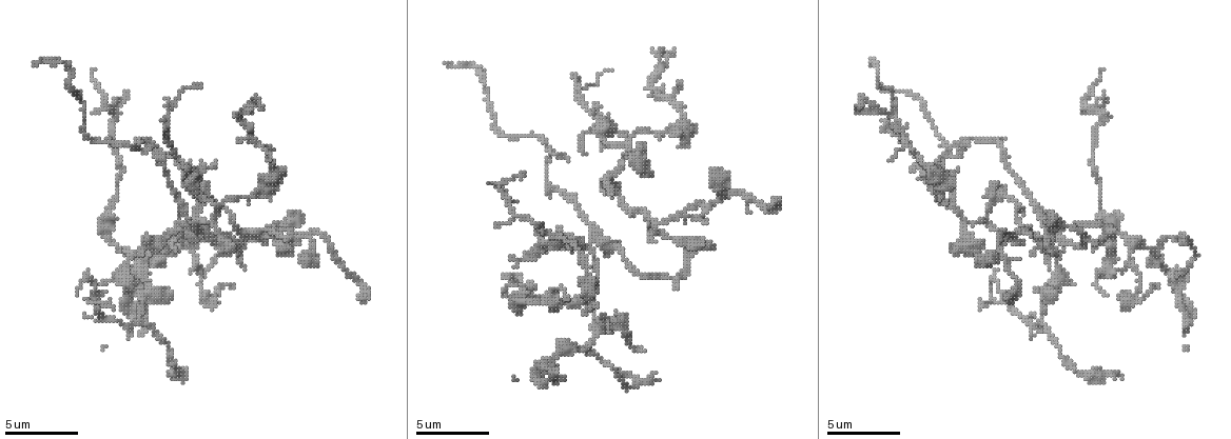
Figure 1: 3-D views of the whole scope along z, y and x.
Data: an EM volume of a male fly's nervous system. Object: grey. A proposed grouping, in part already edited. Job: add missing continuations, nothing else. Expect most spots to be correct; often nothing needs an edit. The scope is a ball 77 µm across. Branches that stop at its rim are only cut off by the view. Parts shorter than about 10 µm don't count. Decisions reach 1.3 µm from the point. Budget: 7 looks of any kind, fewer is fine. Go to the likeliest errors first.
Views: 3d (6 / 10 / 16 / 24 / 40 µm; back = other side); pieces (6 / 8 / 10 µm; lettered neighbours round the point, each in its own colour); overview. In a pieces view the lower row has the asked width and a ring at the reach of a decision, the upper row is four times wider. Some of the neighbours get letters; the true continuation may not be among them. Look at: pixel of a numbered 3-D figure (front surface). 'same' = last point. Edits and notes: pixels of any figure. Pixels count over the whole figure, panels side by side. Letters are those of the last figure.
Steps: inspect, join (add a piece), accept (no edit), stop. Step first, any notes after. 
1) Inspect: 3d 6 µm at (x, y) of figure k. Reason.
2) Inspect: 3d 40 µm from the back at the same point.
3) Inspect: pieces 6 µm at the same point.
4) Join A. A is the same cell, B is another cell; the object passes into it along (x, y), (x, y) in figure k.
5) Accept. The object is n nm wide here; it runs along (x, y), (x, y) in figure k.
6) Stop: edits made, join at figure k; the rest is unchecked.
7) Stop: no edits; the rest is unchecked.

Inspect: 3d 6 µm at (857, 107) of figure 1.

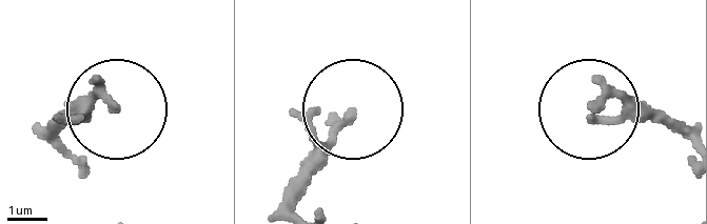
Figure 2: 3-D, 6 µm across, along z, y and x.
Inspect: pieces 6 µm at (596, 108) of figure 2. What lies round it.

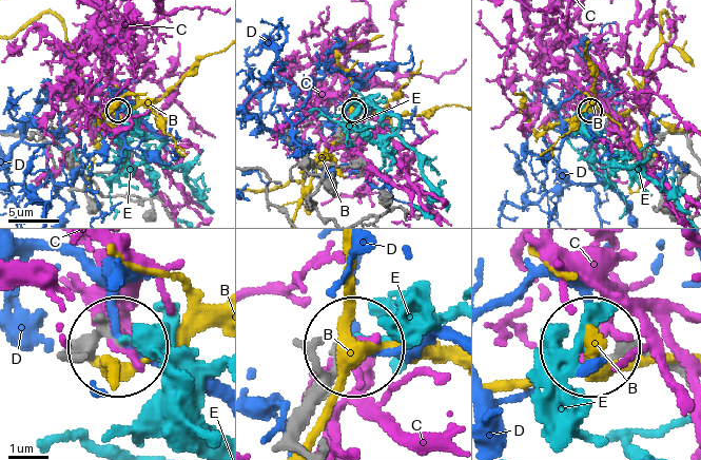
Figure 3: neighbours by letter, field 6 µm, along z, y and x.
Accept. The object is 220 nm wide here; B, C, D and E are other cells; no lettered piece goes on from it.

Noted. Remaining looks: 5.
Inspect: pieces 6 µm at (36, 61) of figure 1. Long arm stops here.

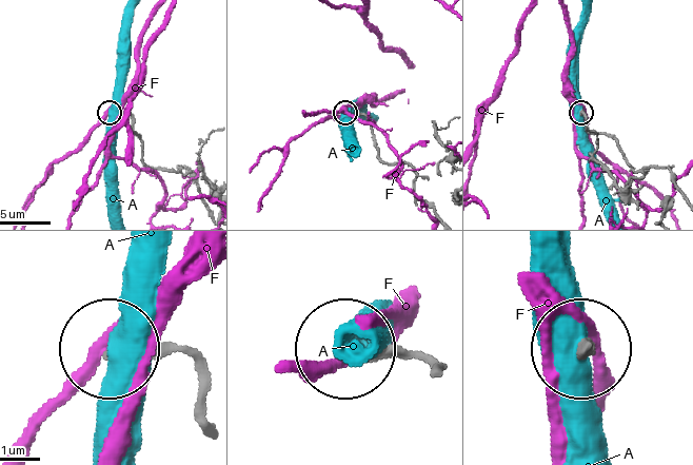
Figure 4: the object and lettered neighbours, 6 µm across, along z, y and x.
Accept. A and F are other cells; it runs along (209, 422), (192, 361), (115, 351) in figure 4; no lettered piece goes on from it.

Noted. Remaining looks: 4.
Inspect: pieces 6 µm at (290, 254) of figure 1. Free end.

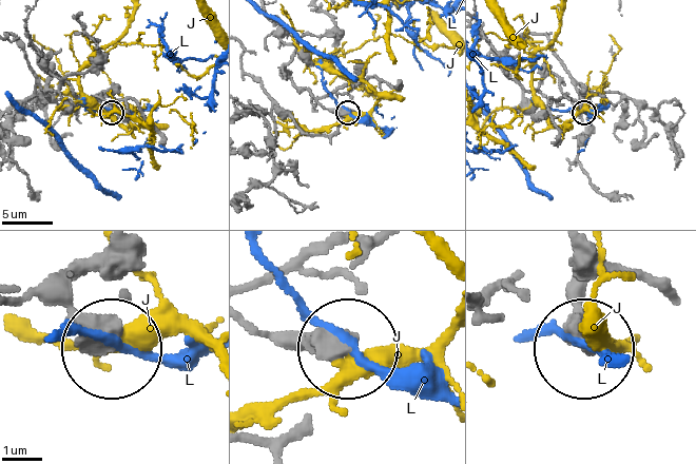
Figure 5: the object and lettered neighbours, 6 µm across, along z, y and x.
Accept. J and L are other cells; no lettered piece goes on from it.

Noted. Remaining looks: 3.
Stop: no edits; the rest is unchecked.

